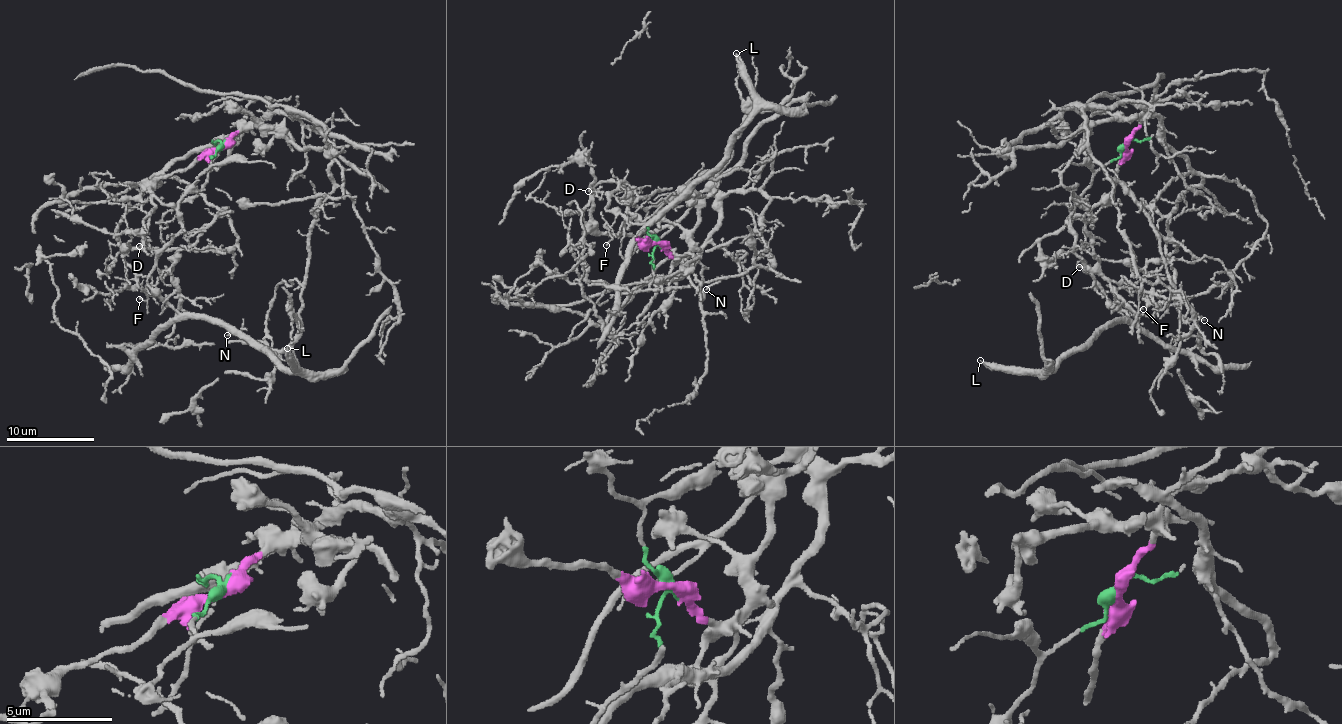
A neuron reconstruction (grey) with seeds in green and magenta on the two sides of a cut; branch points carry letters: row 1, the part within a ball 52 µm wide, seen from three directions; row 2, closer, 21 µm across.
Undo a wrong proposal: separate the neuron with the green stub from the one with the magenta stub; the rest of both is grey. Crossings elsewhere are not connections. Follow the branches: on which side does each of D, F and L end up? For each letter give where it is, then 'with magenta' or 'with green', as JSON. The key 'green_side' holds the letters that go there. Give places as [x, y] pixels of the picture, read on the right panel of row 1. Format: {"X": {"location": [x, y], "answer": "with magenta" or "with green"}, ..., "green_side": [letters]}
{"D": {"location": [1079, 267], "answer": "with green"}, "F": {"location": [1143, 309], "answer": "with green"}, "L": {"location": [980, 360], "answer": "with green"}, "green_side": ["D", "F", "L"]}

